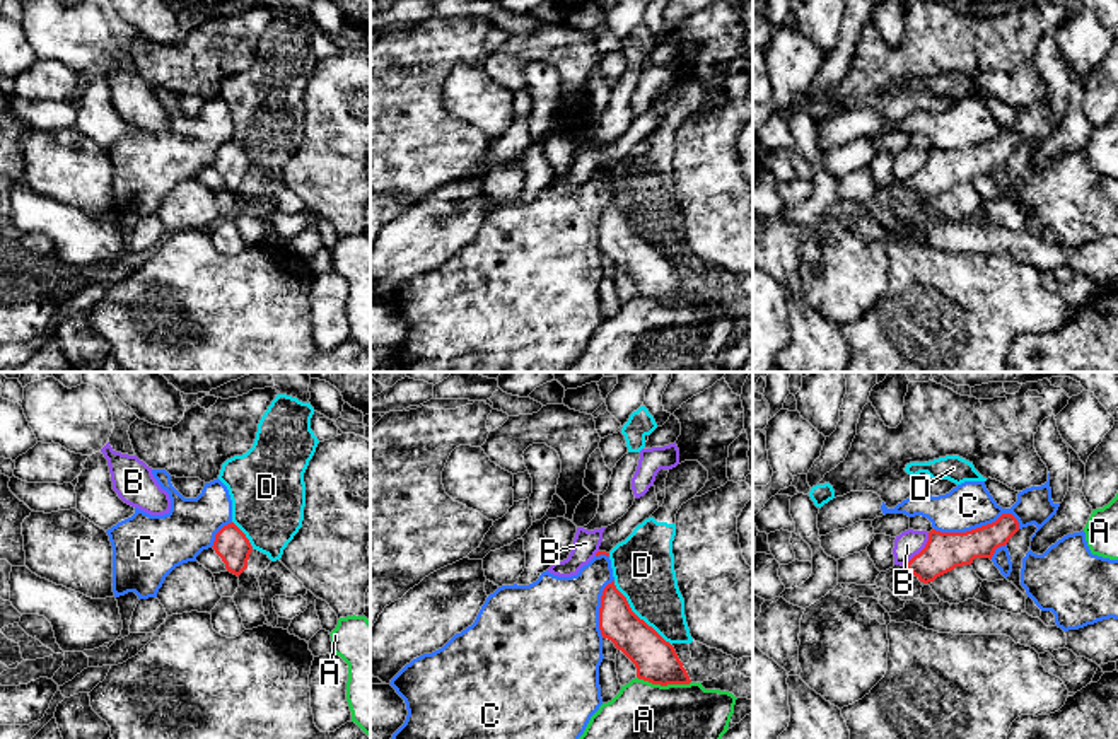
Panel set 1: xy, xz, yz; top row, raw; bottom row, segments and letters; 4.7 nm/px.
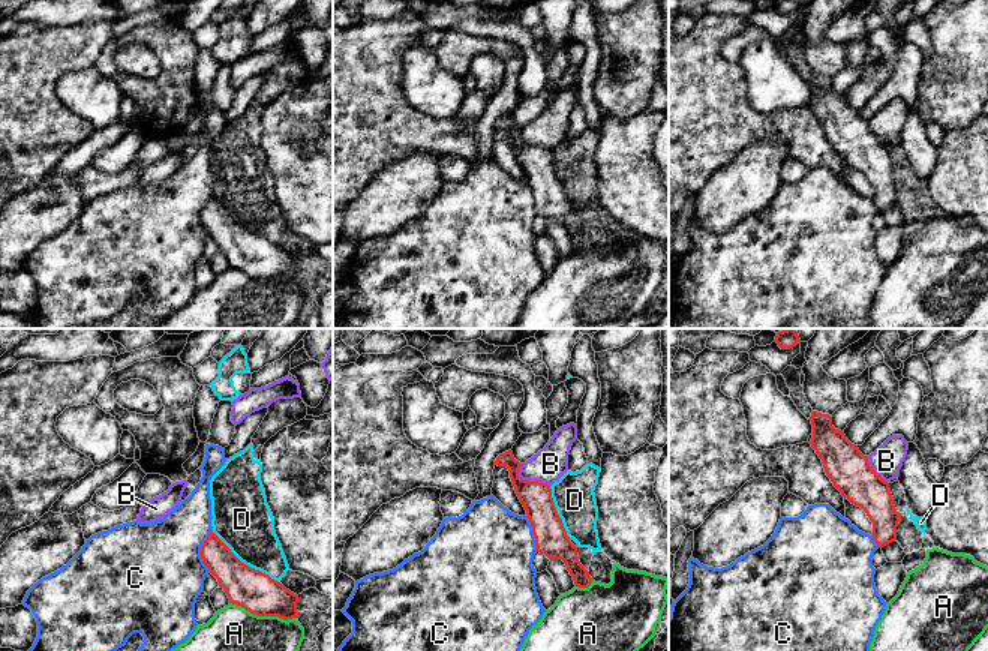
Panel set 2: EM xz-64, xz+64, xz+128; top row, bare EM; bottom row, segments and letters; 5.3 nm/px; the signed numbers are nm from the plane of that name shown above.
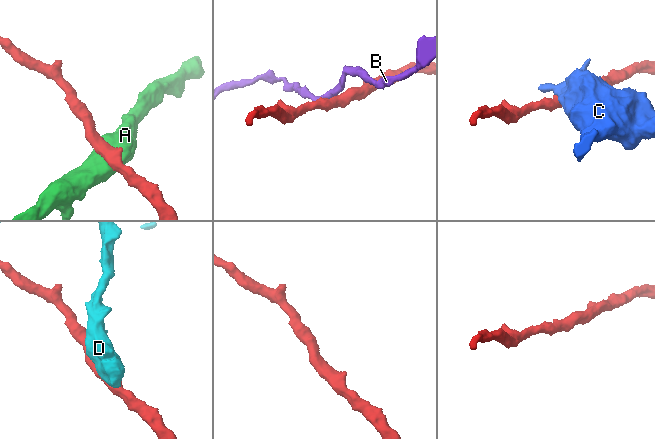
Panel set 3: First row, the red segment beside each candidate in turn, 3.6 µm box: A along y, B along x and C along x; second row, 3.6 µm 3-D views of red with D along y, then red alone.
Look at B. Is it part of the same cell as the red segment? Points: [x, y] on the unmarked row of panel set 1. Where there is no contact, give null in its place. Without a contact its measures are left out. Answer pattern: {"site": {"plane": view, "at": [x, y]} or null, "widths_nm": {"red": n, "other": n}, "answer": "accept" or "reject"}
{"site": {"plane": "yz", "at": [920, 169]}, "widths_nm": {"red": 180, "other": 120}, "answer": "reject"}

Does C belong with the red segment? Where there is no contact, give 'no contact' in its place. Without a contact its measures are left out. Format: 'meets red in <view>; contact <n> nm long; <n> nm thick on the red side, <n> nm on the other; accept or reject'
meets red in yz; contact 400 nm long; 180 nm thick on the red side, 220 nm on the other; reject

